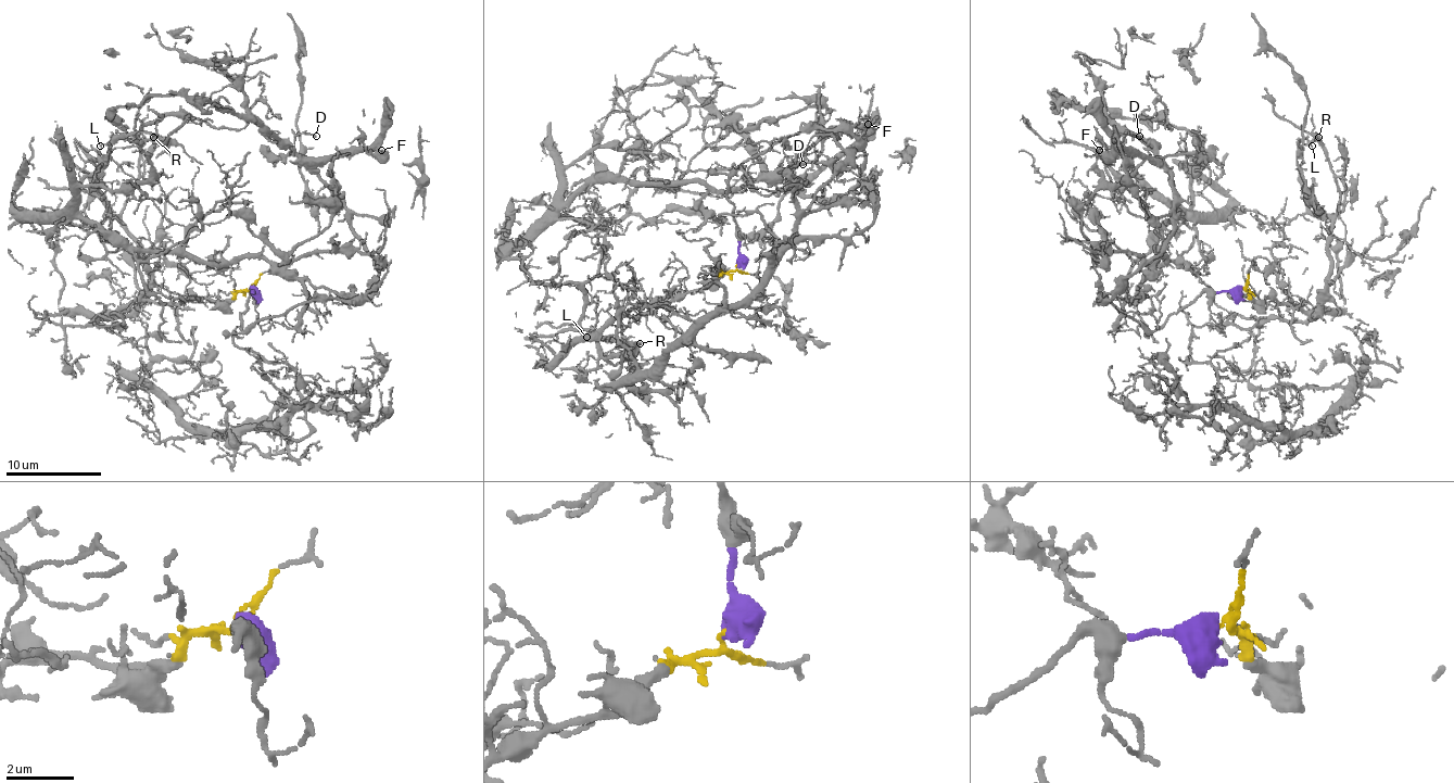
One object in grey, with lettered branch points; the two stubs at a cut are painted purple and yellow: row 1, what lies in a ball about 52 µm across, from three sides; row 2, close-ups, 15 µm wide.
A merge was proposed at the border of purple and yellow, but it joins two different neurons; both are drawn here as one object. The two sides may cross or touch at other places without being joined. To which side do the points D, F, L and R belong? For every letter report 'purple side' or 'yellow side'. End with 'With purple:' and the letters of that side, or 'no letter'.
D: purple side
F: purple side
L: yellow side
R: yellow side
With purple: D, F

